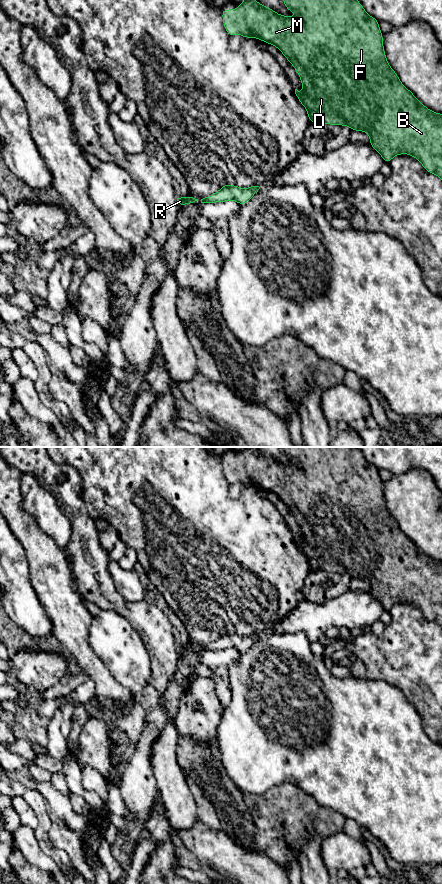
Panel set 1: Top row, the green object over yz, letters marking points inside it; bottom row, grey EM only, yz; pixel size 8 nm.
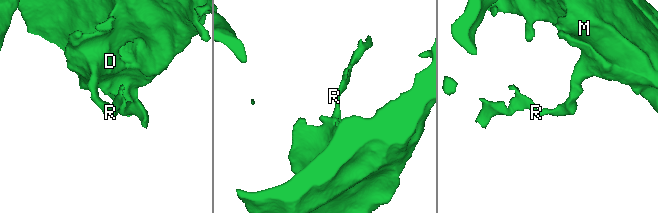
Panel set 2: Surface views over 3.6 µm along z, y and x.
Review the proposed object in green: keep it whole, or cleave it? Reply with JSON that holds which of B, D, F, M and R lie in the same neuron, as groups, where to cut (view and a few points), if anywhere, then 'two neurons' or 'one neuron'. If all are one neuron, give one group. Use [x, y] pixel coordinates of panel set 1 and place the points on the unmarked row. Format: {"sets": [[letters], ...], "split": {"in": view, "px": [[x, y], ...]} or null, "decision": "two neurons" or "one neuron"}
{"sets": [["B", "D", "F", "M", "R"]], "split": null, "decision": "one neuron"}

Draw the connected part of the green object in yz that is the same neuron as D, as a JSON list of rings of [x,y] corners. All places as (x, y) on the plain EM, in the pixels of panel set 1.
[[[245,447],[238,453],[236,458],[226,456],[223,460],[220,460],[225,479],[229,485],[236,482],[240,482],[243,486],[253,487],[256,485],[265,491],[277,495],[281,499],[300,525],[304,539],[300,540],[295,537],[295,542],[298,549],[306,556],[311,571],[320,570],[328,573],[349,574],[352,579],[366,580],[370,585],[370,593],[381,603],[383,610],[390,612],[394,604],[408,602],[420,609],[422,615],[427,620],[438,624],[442,628],[442,562],[435,561],[424,554],[415,543],[402,532],[397,521],[391,516],[385,504],[383,482],[379,475],[379,469],[370,464],[357,447],[282,447],[282,449],[287,458],[297,462],[296,466],[280,463],[273,457],[258,451],[255,447]]]

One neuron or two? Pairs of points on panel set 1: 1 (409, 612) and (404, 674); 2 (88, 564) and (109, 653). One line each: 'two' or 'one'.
1: one
2: two

